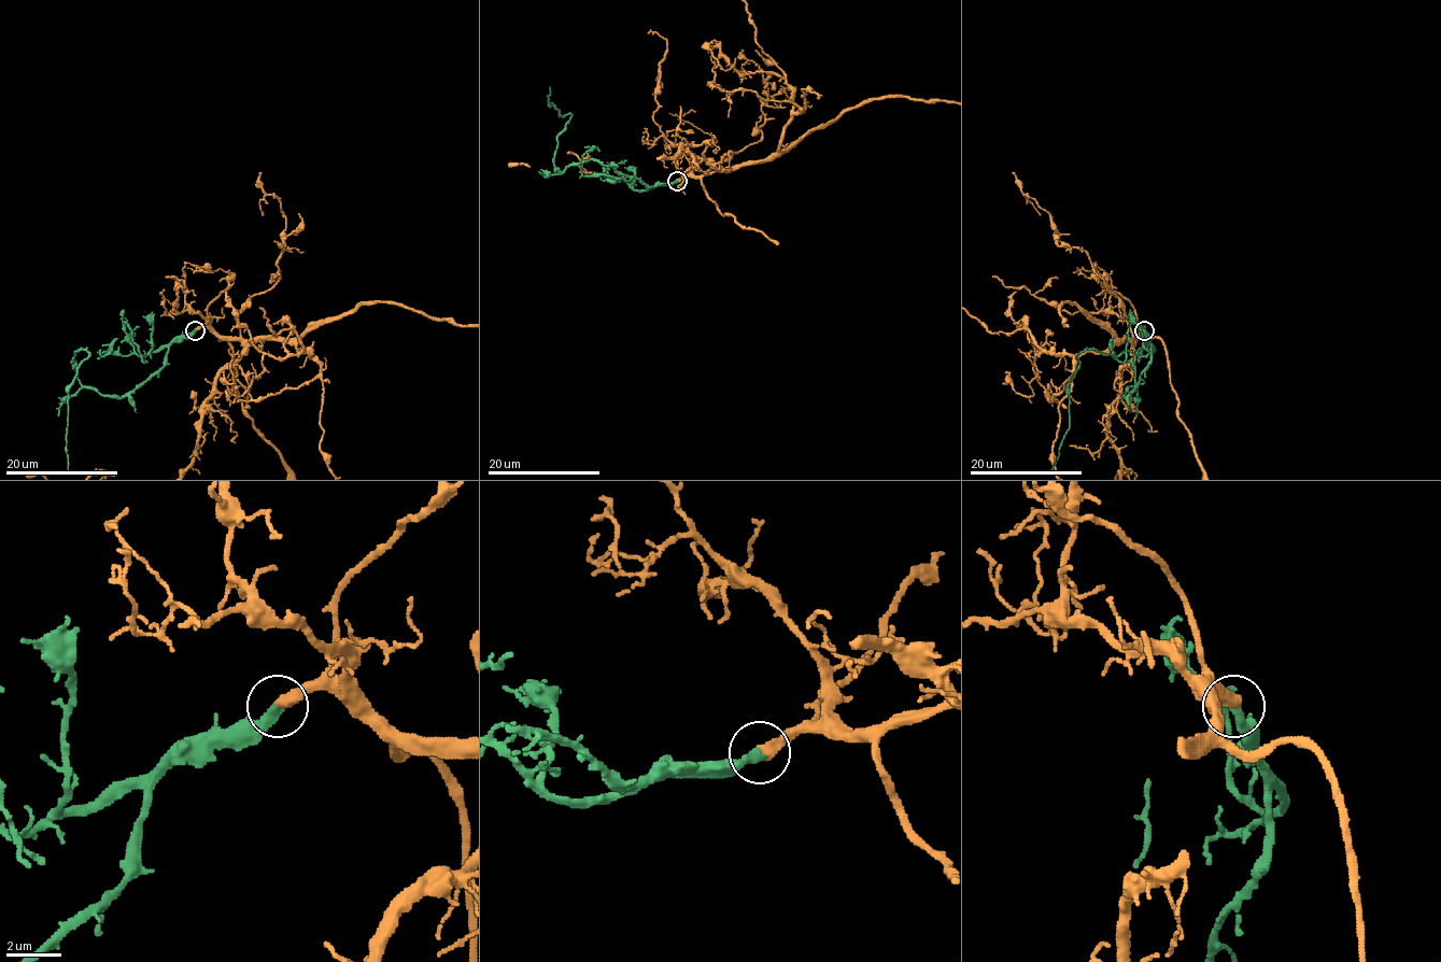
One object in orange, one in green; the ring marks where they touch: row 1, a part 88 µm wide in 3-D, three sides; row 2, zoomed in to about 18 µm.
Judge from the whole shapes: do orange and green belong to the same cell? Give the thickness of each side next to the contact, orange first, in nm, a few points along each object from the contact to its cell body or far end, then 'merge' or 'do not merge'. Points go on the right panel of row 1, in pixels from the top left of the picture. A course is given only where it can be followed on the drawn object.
460/360 nm | orange via (1144, 330), (1140, 326), (1145, 339), (1157, 337), (1166, 345), (1177, 418), (1189, 433), (1203, 472) | green via (1144, 330), (1152, 363), (1127, 396), (1129, 362), (1078, 355), (1070, 426), (1049, 469) | merge

